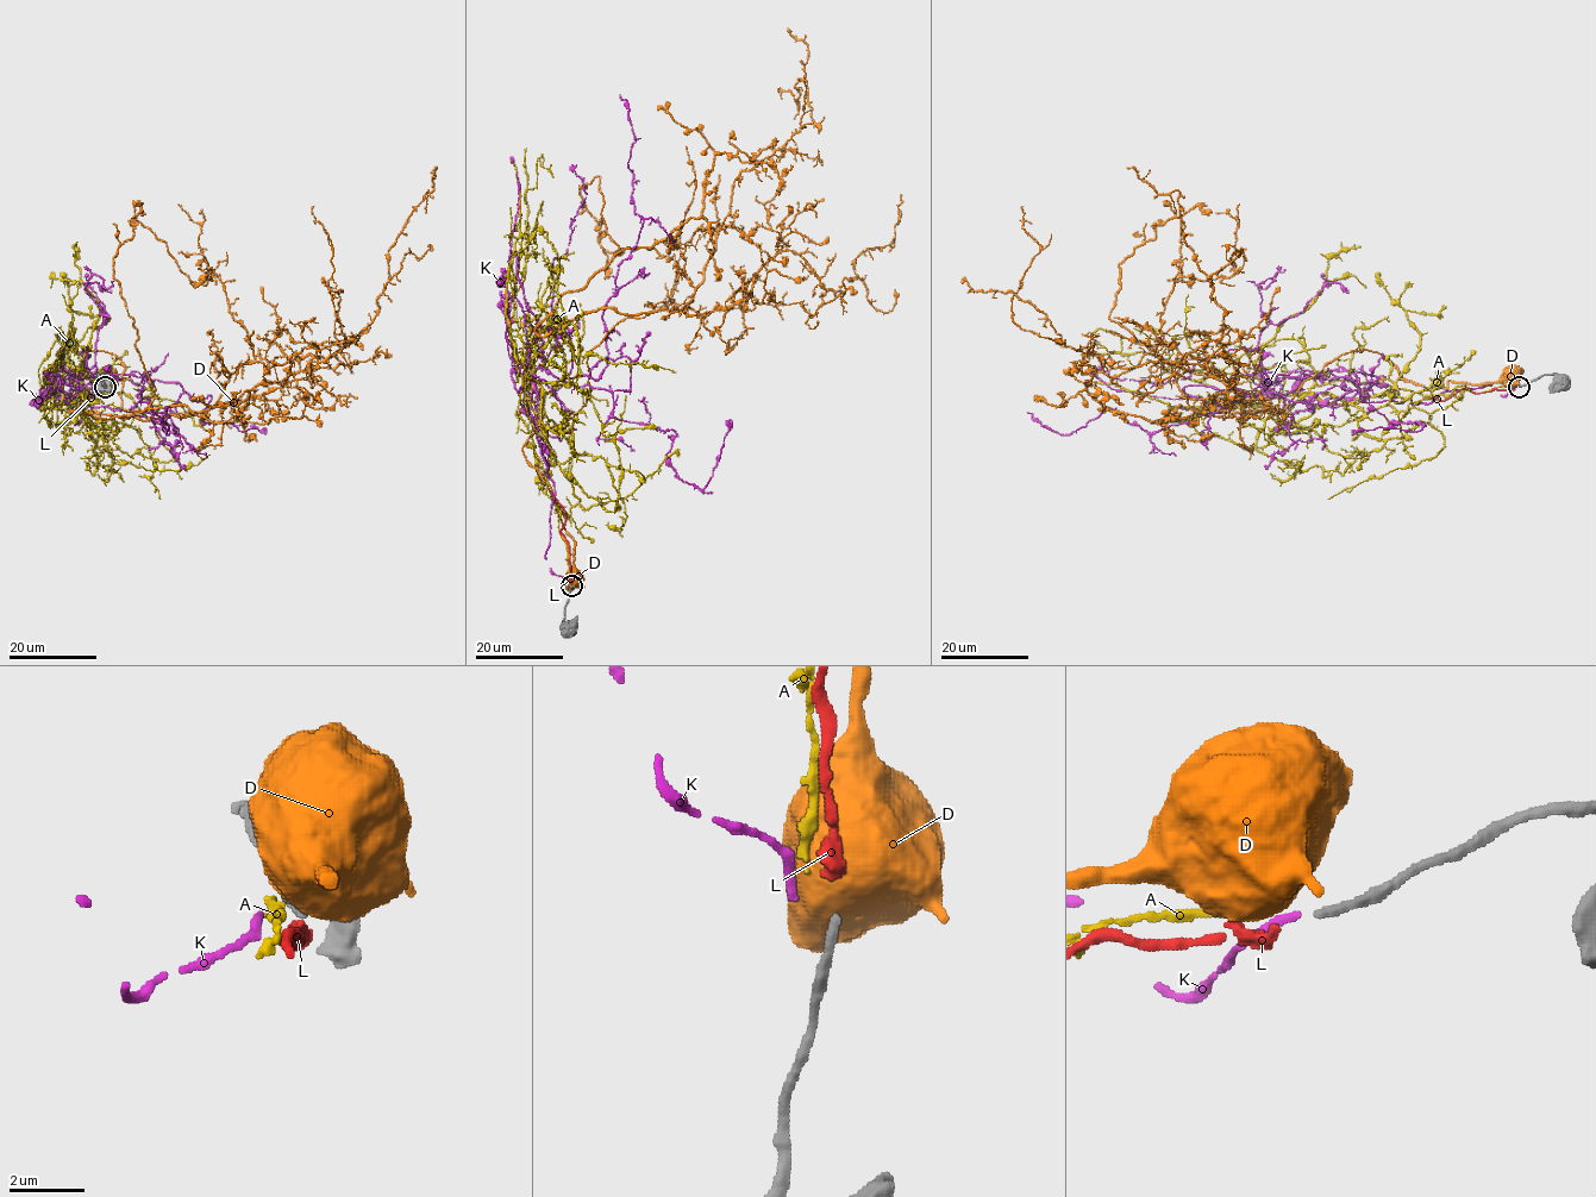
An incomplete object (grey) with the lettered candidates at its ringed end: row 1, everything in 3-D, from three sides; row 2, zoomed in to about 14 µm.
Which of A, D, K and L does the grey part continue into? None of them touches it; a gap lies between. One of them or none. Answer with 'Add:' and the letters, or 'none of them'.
Add: L

